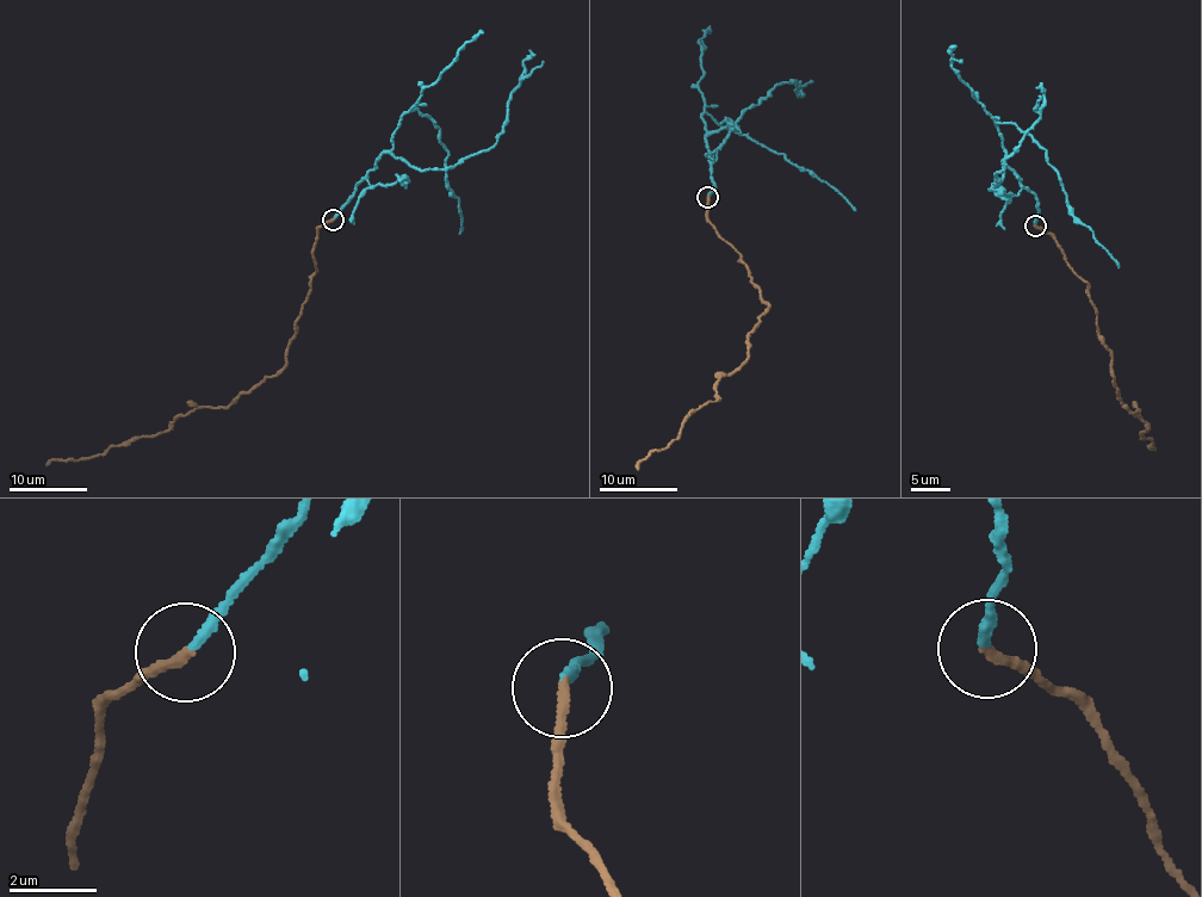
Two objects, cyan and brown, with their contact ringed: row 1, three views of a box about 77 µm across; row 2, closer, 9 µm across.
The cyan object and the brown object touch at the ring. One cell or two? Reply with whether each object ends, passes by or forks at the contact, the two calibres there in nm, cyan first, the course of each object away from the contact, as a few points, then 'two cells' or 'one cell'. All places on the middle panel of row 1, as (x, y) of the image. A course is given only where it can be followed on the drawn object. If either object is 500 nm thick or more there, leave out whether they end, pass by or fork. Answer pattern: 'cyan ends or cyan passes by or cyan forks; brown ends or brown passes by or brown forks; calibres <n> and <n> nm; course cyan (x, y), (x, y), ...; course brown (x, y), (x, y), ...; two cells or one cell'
cyan ends; brown ends; calibres 240 and 220 nm; course cyan (708, 197), (712, 156), (706, 138), (711, 131), (701, 117), (707, 112), (835, 187), (856, 211); course brown (707, 197), (711, 222), (769, 303), (748, 354), (718, 383), (716, 401), (689, 410), (676, 439), (637, 469); two cells

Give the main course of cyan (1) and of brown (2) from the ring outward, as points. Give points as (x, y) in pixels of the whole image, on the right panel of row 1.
1: (1036, 226), (1036, 197), (1005, 164), (997, 122), (1014, 123), (1046, 152), (1066, 206), (1120, 267)
2: (1035, 224), (1055, 239), (1086, 283), (1119, 398), (1138, 412), (1147, 430), (1140, 433), (1154, 451)

